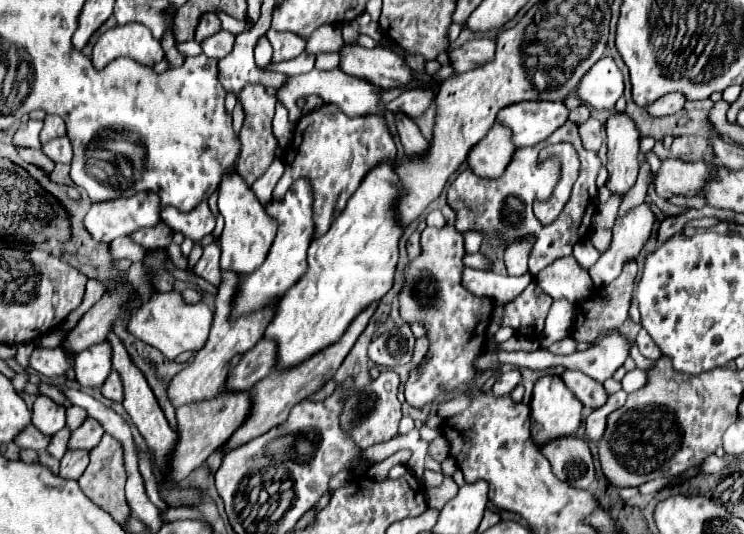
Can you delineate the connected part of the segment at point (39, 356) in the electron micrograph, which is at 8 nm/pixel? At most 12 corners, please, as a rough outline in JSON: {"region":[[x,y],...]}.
{"region":[[61,347],[35,349],[29,371],[59,377],[73,365]]}

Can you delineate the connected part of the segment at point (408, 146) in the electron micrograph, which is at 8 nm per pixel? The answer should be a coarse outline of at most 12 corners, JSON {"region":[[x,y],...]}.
{"region":[[397,113],[397,133],[405,157],[425,155],[429,141],[415,121]]}

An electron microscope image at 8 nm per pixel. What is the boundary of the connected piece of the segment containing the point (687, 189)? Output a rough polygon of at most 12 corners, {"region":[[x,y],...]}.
{"region":[[663,159],[655,193],[693,197],[711,177],[711,165]]}

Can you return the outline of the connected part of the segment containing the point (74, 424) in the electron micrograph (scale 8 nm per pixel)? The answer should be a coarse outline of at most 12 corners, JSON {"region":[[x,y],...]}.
{"region":[[67,409],[67,427],[75,431],[85,419],[85,409]]}

